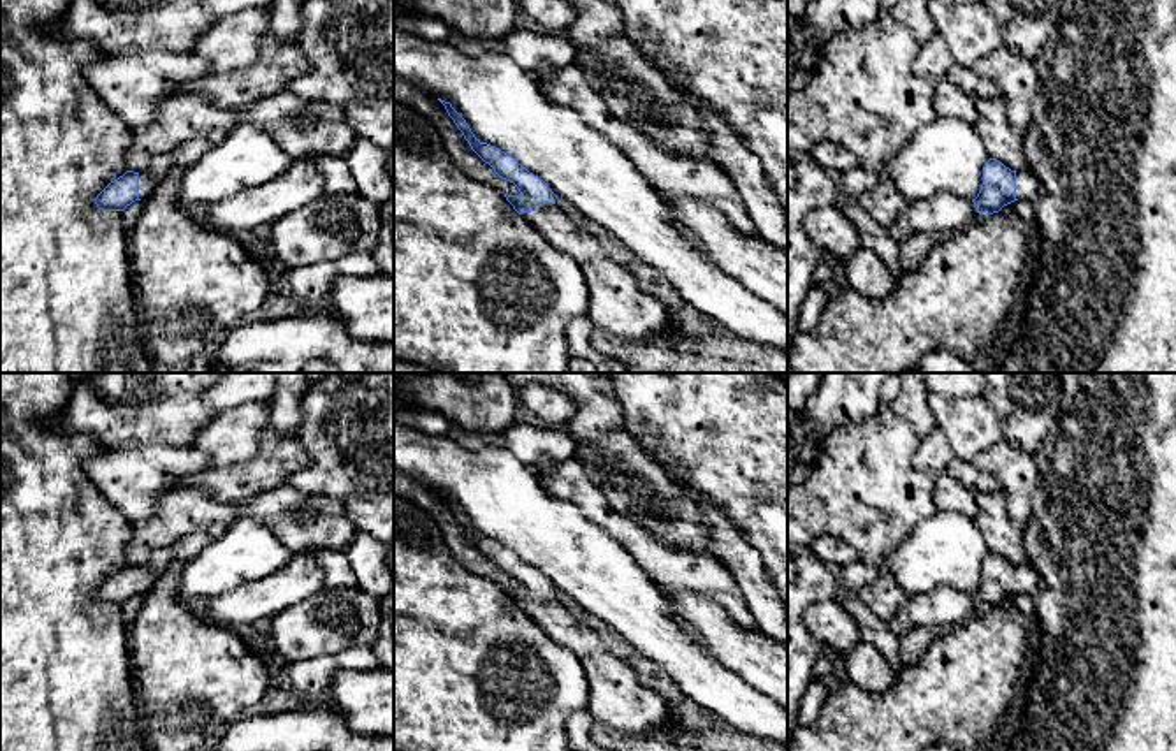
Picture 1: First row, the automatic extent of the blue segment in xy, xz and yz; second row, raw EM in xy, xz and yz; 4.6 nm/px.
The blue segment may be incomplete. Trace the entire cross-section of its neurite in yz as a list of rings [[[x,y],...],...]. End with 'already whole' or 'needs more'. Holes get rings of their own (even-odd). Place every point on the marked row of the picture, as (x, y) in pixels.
[[[990,158],[983,167],[981,190],[972,202],[979,215],[993,215],[1020,199],[1035,202],[1044,192],[1041,179],[1028,167],[1011,171],[1002,162]]] | needs more

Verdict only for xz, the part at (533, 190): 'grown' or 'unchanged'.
grown

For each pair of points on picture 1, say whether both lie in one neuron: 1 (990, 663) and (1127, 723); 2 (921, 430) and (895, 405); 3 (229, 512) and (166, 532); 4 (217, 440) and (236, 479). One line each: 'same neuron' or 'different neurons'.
1: different neurons
2: same neuron
3: same neuron
4: different neurons

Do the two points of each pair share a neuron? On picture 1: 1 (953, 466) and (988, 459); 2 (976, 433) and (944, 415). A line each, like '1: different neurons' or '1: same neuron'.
1: different neurons
2: same neuron

